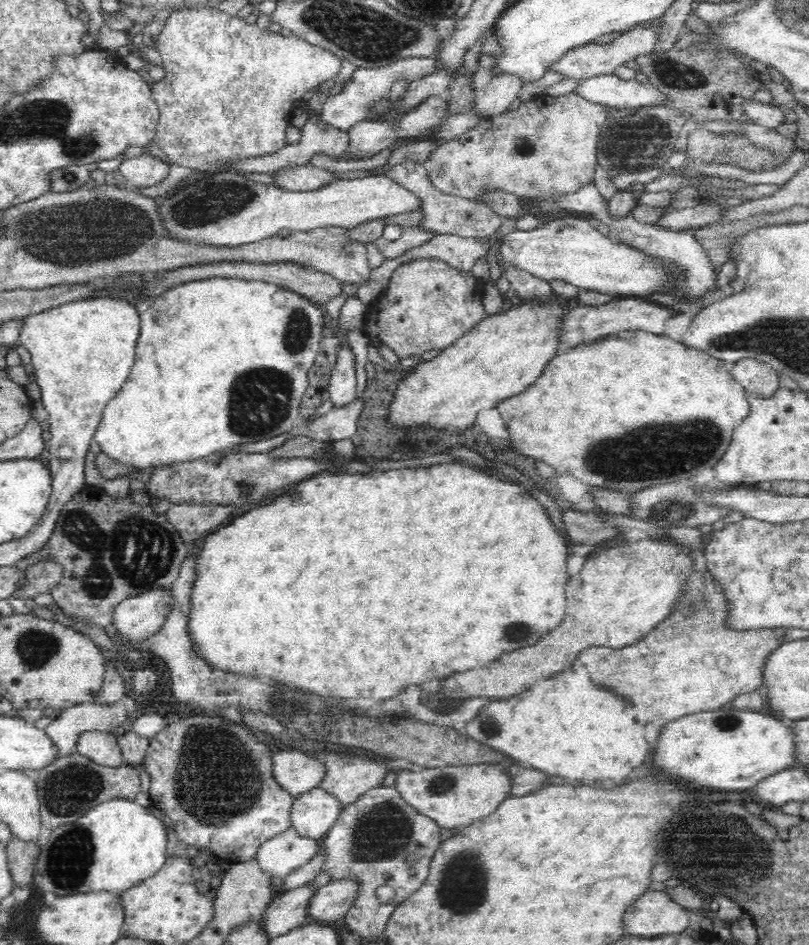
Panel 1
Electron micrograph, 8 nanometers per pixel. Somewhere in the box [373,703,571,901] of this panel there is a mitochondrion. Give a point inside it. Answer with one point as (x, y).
(443, 784)

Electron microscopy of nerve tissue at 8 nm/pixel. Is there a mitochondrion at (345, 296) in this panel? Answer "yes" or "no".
no

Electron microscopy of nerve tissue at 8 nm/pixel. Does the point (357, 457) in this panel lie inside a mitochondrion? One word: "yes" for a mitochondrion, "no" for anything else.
no

